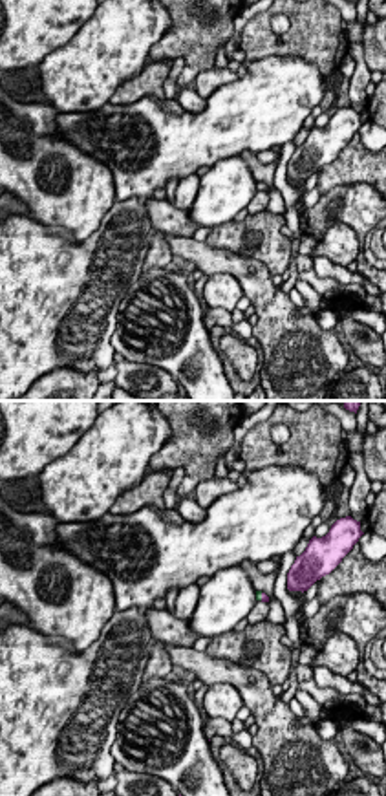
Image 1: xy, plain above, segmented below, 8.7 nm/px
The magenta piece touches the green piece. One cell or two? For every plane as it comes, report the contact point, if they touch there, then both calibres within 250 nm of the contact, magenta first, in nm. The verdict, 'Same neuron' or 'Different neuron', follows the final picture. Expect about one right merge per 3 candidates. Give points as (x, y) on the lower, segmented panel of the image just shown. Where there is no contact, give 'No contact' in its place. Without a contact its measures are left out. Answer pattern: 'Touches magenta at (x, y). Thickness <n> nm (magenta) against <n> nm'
Touches magenta at (262, 597). Thickness 60 nm (magenta) against 60 nm

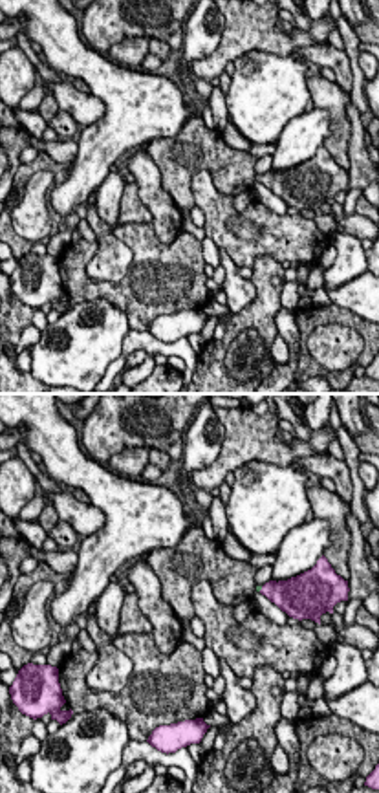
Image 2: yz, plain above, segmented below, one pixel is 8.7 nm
Touches magenta at (262, 588). Thickness 300 nm (magenta) against 50 nm

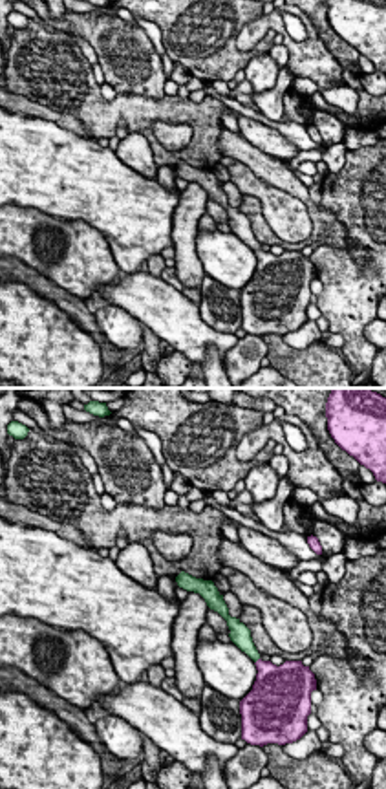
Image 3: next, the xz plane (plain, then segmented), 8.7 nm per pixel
Touches magenta at (257, 661). Thickness 320 nm (magenta) against 160 nm

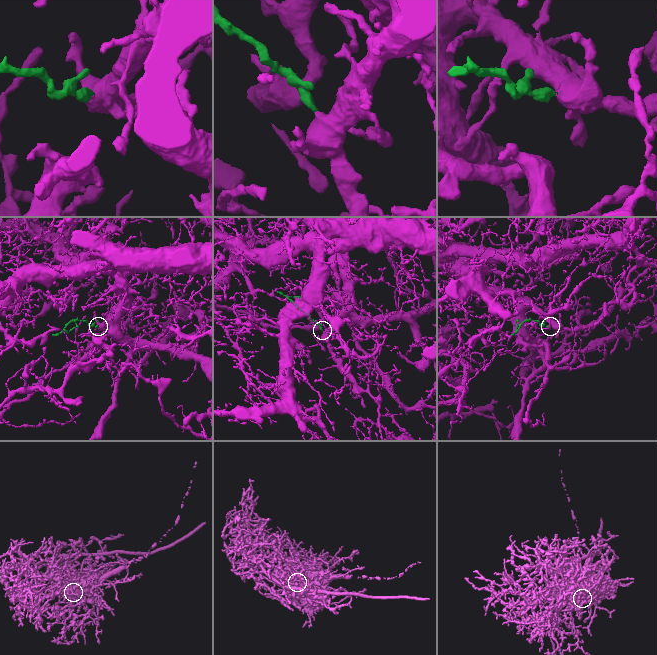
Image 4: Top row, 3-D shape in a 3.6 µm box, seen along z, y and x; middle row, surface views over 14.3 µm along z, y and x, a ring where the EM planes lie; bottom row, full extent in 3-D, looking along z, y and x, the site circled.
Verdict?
Same neuron

